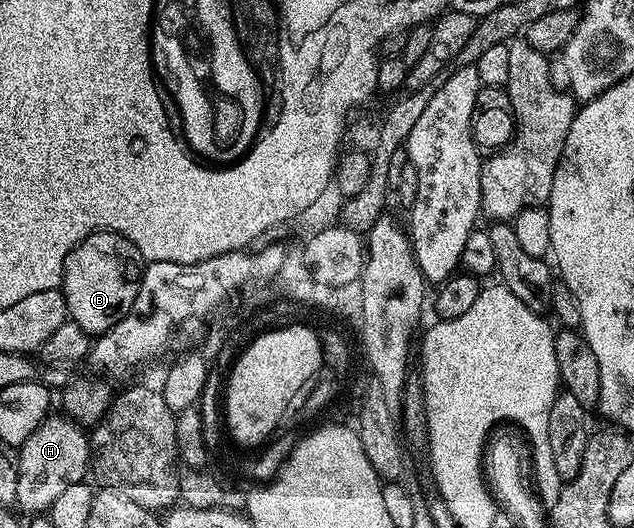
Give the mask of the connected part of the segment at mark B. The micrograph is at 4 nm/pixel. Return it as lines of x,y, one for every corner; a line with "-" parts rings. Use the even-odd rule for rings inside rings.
111,230
89,234
79,246
75,246
64,264
60,289
69,321
80,324
80,328
91,336
111,330
132,308
143,266
142,255
123,234

